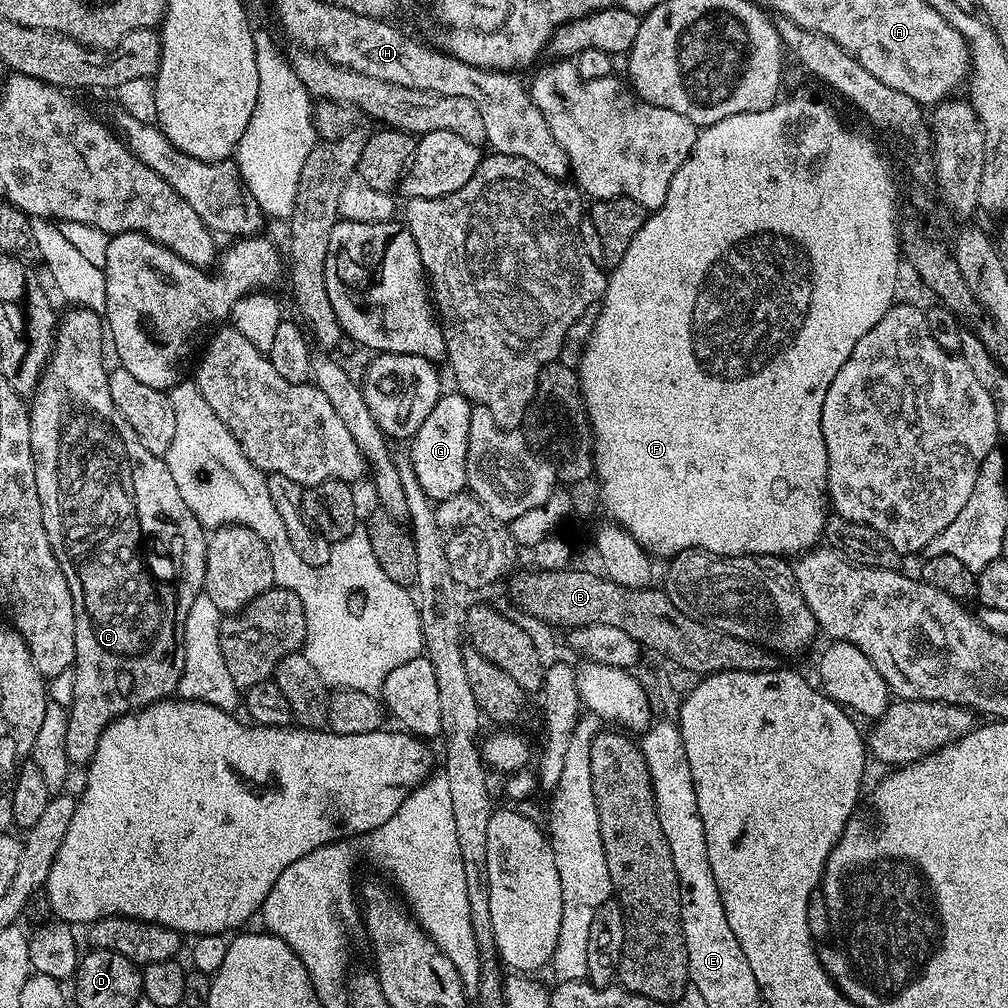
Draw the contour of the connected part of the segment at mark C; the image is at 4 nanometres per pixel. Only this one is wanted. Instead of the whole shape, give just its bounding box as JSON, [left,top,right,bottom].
[28,306,206,765]

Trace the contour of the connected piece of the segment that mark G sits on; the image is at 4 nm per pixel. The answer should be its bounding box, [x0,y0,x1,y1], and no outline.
[410,391,473,502]

